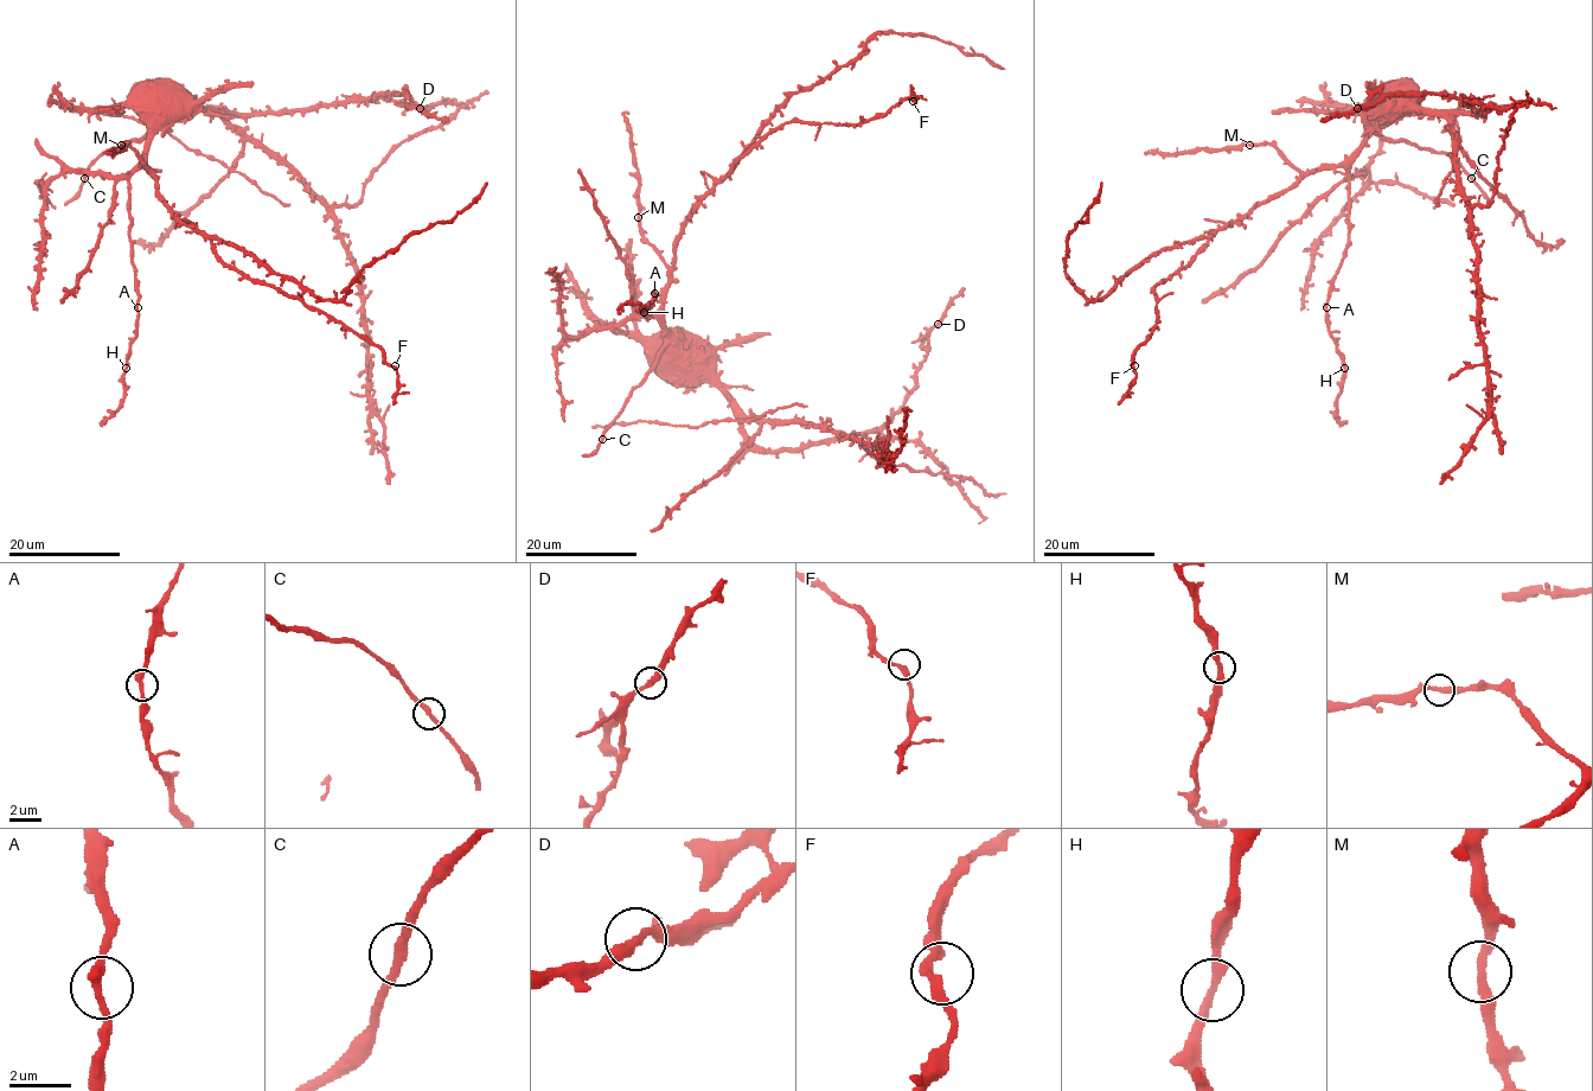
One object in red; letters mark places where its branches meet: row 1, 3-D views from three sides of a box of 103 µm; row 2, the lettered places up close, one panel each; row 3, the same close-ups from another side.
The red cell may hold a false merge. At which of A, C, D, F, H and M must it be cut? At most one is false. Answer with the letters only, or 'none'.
none

